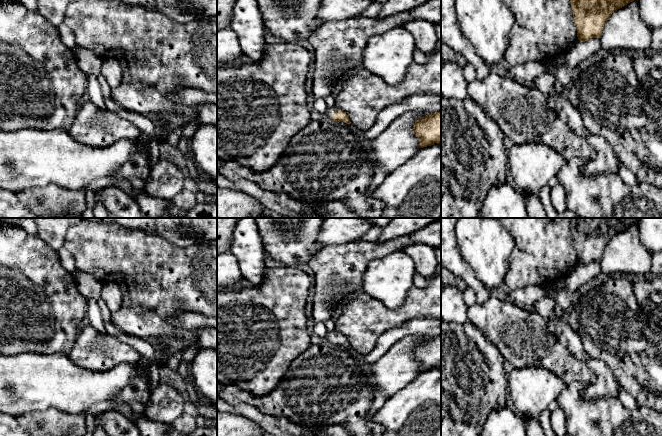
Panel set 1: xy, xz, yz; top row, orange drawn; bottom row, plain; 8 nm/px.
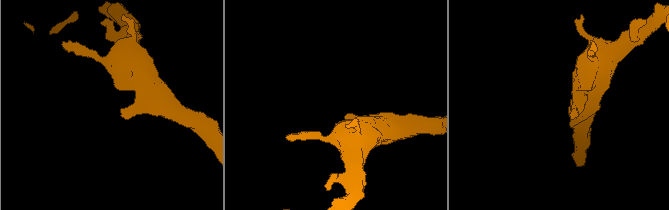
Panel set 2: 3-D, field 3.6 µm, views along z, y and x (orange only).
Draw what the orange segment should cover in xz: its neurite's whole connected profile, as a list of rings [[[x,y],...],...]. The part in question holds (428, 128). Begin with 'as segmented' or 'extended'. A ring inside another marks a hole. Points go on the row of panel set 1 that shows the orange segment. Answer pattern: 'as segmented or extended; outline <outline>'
as segmented; outline [[[433,112],[416,120],[413,132],[419,138],[419,148],[441,143],[441,112]]]

